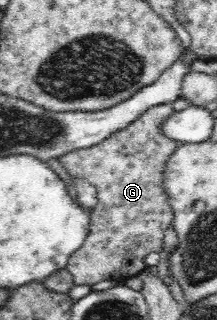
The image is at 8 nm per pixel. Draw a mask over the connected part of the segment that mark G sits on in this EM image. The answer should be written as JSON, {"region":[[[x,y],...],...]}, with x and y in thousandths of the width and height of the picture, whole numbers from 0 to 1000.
{"region":[[[756,322],[756,328],[710,328],[710,338],[677,344],[650,366],[618,378],[604,391],[590,391],[571,406],[525,413],[502,434],[433,453],[429,459],[401,466],[369,466],[359,472],[332,472],[327,478],[304,478],[304,484],[286,484],[263,491],[267,503],[286,509],[295,528],[323,544],[323,550],[341,550],[369,559],[387,559],[387,566],[406,566],[415,578],[429,578],[447,597],[447,641],[415,666],[415,703],[410,703],[410,731],[392,741],[387,763],[373,778],[359,778],[346,791],[323,797],[323,816],[309,822],[304,841],[323,856],[332,856],[332,869],[341,869],[341,891],[415,891],[424,894],[433,884],[452,884],[452,878],[498,878],[502,875],[553,875],[567,878],[599,866],[636,863],[636,853],[654,850],[664,834],[677,834],[664,809],[696,791],[733,791],[756,772],[756,728],[765,728],[765,716],[774,709],[797,709],[793,697],[802,697],[802,681],[793,681],[793,644],[783,644],[783,631],[774,631],[774,609],[756,603],[760,588],[751,584],[760,519],[774,491],[793,488],[825,459],[829,447],[811,444],[802,434],[774,431],[756,413],[747,413],[751,388],[765,381],[765,372],[779,372],[806,347],[793,334],[793,325]]]}

